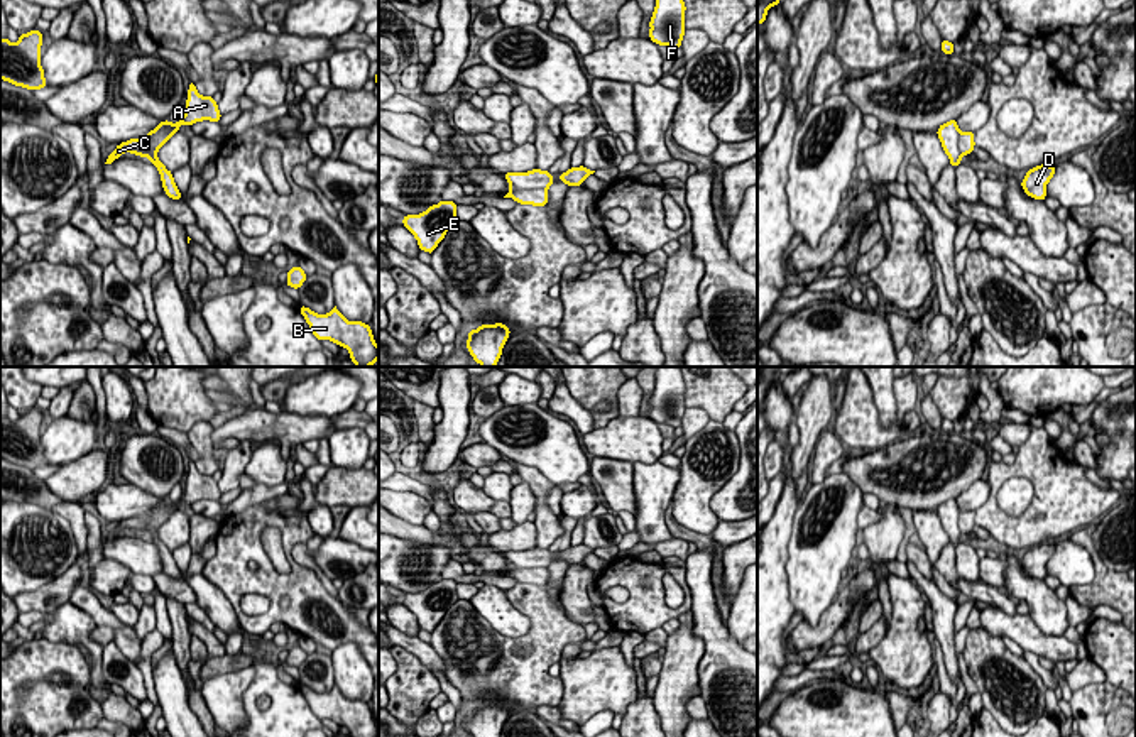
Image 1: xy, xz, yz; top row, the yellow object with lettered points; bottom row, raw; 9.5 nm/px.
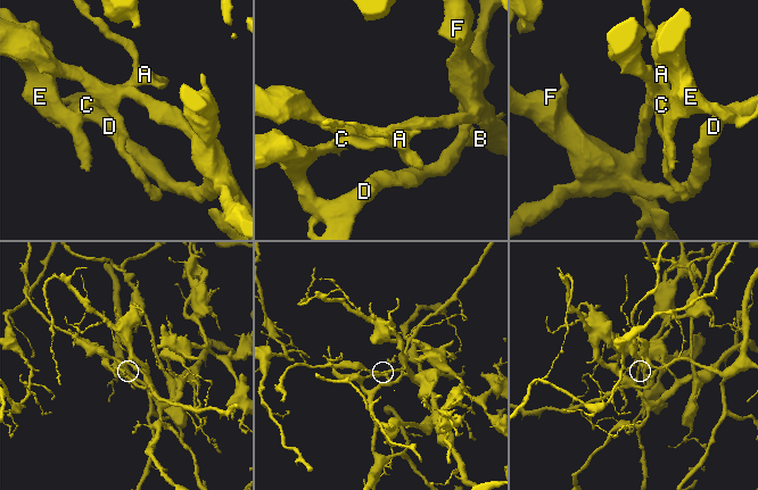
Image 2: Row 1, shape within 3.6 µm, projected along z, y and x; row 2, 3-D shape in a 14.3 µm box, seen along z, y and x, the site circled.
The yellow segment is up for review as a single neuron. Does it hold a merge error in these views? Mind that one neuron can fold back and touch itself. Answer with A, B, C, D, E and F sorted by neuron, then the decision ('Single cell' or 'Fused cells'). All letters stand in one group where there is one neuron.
Groups: A C D E / B F. Fused cells

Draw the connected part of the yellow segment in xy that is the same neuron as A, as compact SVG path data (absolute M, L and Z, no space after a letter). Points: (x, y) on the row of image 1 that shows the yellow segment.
M189 81L189 90L186 91L186 95L188 95L186 112L179 122L171 123L167 132L156 135L152 139L147 139L147 137L130 139L127 142L118 144L117 149L108 156L105 164L112 164L115 159L118 159L125 152L145 157L149 150L161 149L179 130L183 123L193 125L203 120L220 122L221 113L213 96L199 95L193 81Z

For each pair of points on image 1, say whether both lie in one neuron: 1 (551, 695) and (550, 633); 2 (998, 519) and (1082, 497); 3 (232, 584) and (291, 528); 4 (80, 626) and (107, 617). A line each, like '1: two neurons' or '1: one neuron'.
1: one neuron
2: one neuron
3: one neuron
4: two neurons

